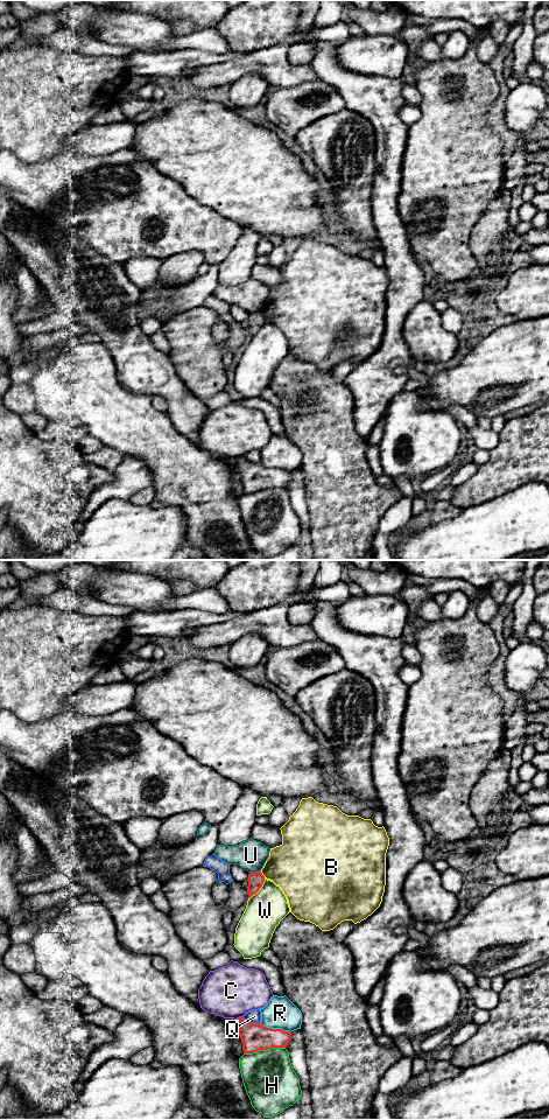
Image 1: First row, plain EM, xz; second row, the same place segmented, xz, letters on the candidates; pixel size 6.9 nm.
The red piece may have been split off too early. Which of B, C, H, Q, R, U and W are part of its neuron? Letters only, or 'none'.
none

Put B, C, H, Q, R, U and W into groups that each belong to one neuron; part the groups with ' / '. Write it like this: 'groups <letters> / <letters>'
groups B / C / H / Q / R / U / W

